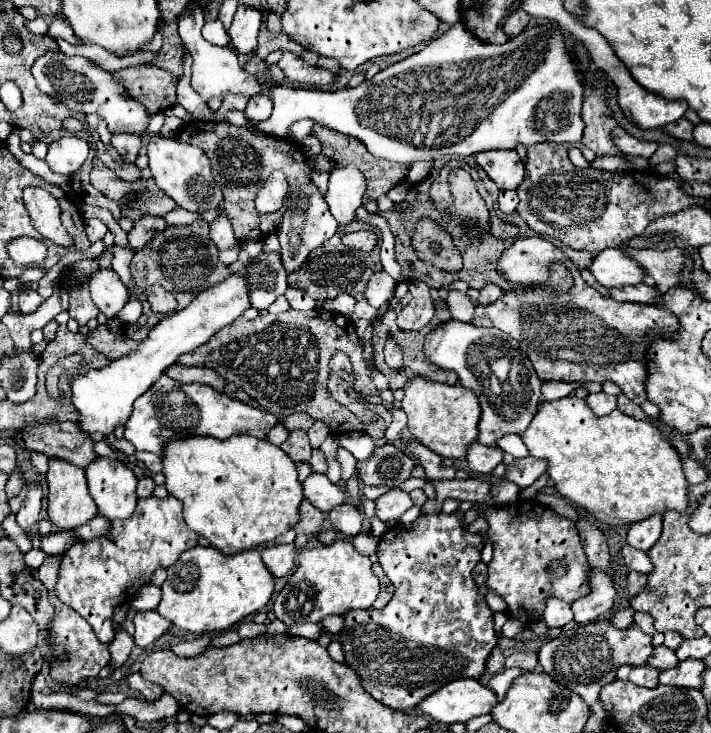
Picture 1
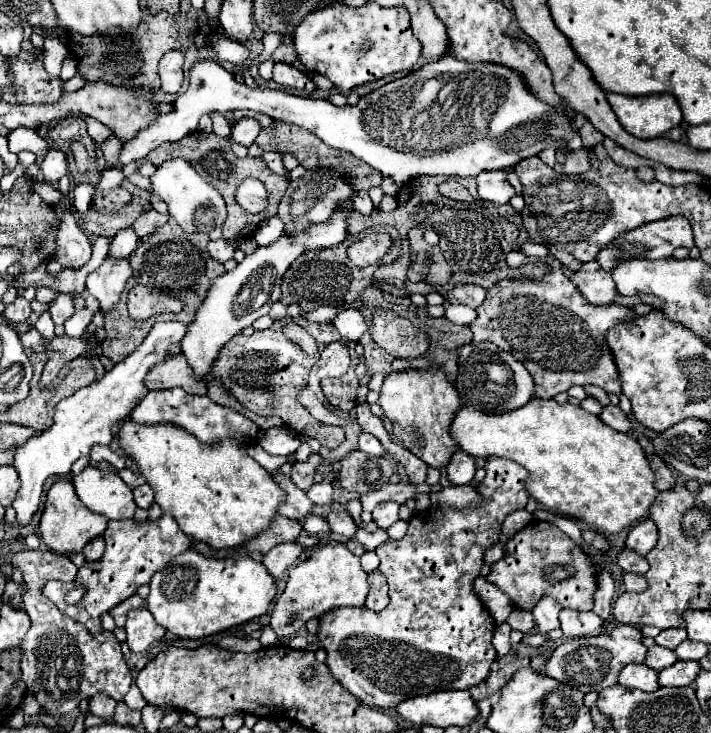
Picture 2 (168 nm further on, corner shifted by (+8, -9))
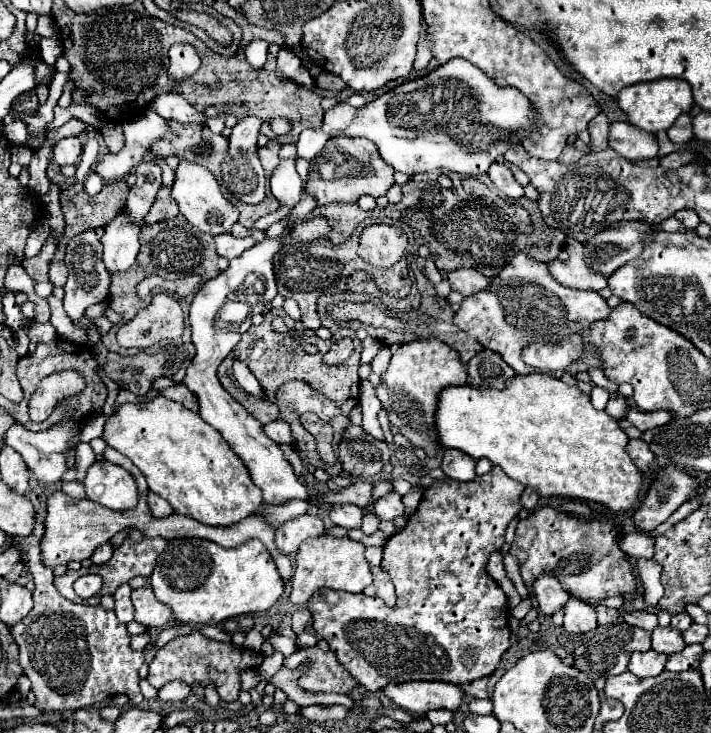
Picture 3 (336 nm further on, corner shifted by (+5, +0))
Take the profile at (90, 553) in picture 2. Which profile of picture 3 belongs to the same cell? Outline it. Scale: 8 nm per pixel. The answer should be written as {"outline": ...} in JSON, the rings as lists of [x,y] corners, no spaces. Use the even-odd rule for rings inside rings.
{"outline":[[[107,542],[107,544],[103,544],[103,546],[99,546],[99,550],[95,550],[95,554],[91,556],[91,560],[93,560],[93,564],[97,564],[97,566],[101,566],[101,564],[105,564],[105,562],[109,562],[109,558],[111,558],[111,554],[113,554],[113,546]]]}

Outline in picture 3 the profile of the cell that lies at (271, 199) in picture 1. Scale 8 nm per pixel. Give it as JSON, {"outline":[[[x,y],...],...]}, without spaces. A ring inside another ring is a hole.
{"outline":[[[247,116],[243,120],[239,120],[229,136],[229,150],[227,150],[227,158],[223,160],[221,166],[221,182],[223,188],[227,188],[227,192],[231,196],[235,196],[241,202],[247,204],[259,204],[265,198],[265,174],[263,174],[263,166],[257,158],[257,136],[259,136],[259,128],[261,128],[263,120],[257,116]]]}

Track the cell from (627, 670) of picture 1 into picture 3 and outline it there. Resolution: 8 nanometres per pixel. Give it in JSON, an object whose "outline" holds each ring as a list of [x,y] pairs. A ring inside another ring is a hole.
{"outline":[[[655,650],[633,652],[631,654],[631,660],[629,660],[629,672],[633,672],[639,678],[657,676],[657,674],[663,672],[665,662],[667,662],[667,656],[655,652]]]}

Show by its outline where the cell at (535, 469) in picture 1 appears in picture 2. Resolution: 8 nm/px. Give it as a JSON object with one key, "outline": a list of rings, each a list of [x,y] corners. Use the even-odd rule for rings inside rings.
{"outline":[[[500,457],[488,459],[486,477],[478,485],[478,491],[486,499],[482,507],[468,507],[462,511],[430,507],[430,511],[416,511],[410,517],[408,533],[402,539],[388,539],[376,547],[380,557],[378,569],[386,575],[390,587],[390,603],[384,611],[374,613],[368,609],[340,607],[322,615],[318,639],[328,653],[326,665],[332,675],[364,705],[372,709],[394,709],[398,703],[418,695],[428,695],[440,689],[468,689],[486,679],[490,665],[496,659],[496,651],[492,647],[492,633],[496,625],[474,593],[472,581],[480,573],[486,547],[498,541],[496,531],[500,531],[504,517],[526,507],[526,479],[528,471],[524,471],[518,463]]]}

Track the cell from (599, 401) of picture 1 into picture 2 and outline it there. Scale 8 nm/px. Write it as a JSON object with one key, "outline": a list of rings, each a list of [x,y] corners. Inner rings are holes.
{"outline":[[[618,405],[604,407],[598,417],[600,417],[602,423],[606,423],[608,427],[612,427],[616,431],[622,431],[622,433],[630,431],[630,421],[628,421],[628,417],[622,413],[622,409]]]}

